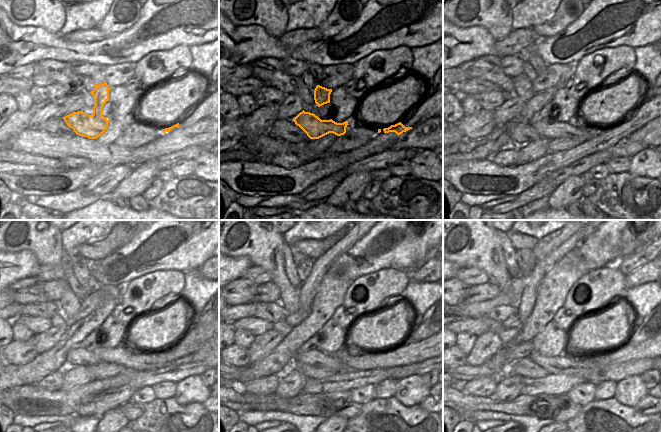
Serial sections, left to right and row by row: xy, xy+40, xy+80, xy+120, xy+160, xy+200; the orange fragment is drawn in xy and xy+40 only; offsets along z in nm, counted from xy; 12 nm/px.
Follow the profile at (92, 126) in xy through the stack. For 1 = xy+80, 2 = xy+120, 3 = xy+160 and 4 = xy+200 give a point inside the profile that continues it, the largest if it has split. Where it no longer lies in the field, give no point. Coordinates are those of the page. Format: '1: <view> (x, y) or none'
1: xy+80 (551, 129)
2: xy+120 (141, 361)
3: xy+160 (417, 352)
4: xy+200 (646, 350)

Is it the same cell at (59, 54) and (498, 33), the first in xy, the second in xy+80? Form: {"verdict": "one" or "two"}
{"verdict": "two"}

